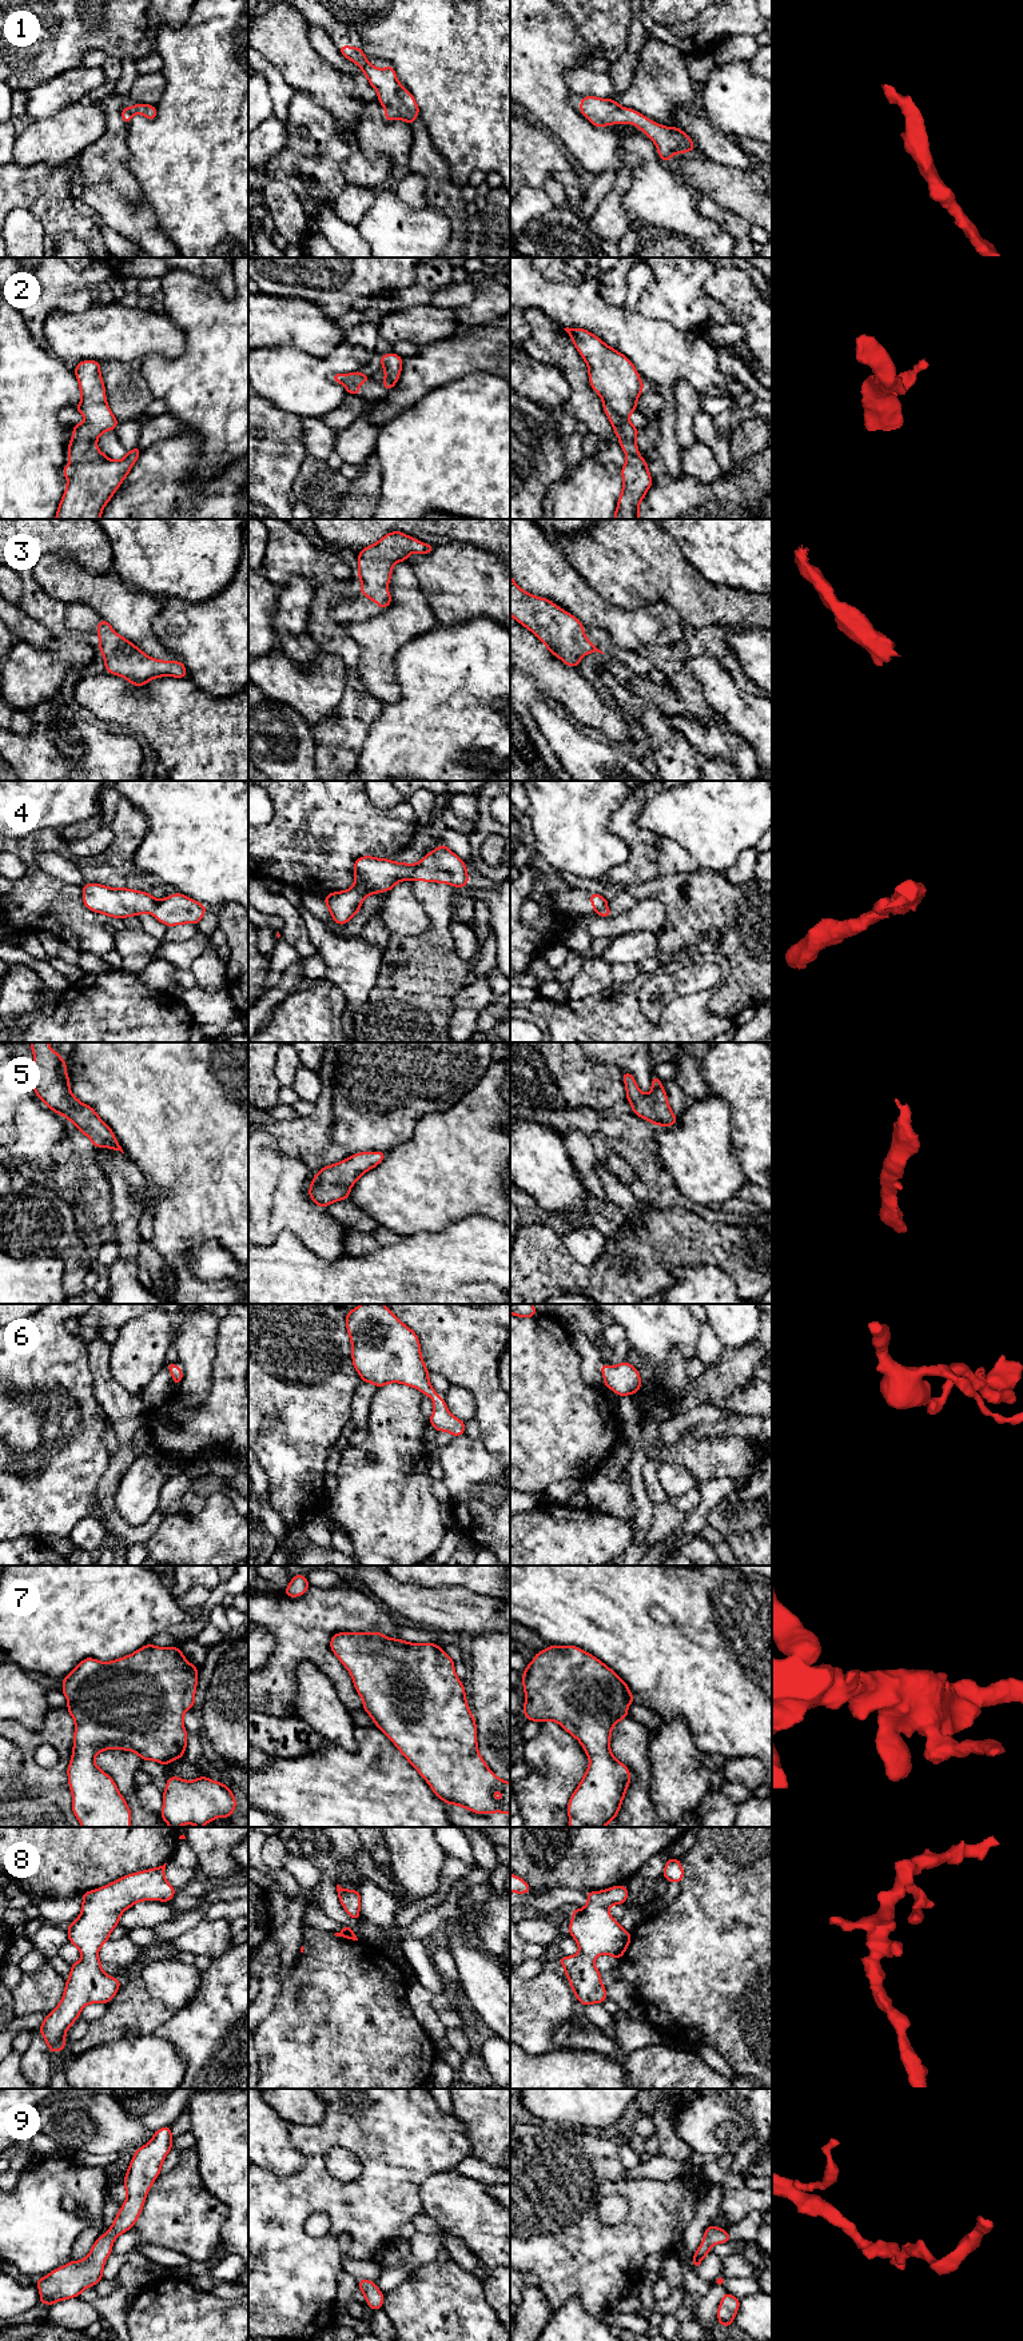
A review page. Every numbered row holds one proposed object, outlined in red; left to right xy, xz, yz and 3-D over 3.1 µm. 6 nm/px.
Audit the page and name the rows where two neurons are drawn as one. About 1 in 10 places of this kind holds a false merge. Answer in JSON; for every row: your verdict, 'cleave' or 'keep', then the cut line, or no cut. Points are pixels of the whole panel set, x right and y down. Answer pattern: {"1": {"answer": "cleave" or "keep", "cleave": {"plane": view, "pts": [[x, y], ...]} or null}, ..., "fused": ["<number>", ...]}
{"1": {"answer": "keep", "cleave": null}, "2": {"answer": "keep", "cleave": null}, "3": {"answer": "keep", "cleave": null}, "4": {"answer": "cleave", "cleave": {"plane": "xz", "pts": [[418, 865], [412, 880]]}}, "5": {"answer": "keep", "cleave": null}, "6": {"answer": "keep", "cleave": null}, "7": {"answer": "keep", "cleave": null}, "8": {"answer": "keep", "cleave": null}, "9": {"answer": "keep", "cleave": null}, "fused": ["4"]}

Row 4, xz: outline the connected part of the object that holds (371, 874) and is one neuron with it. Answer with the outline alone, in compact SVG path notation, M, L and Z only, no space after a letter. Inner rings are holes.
M370 856L358 858L354 862L354 885L347 890L325 896L333 921L346 925L359 912L366 897L389 892L401 881L413 880L417 870L417 864L393 862Z

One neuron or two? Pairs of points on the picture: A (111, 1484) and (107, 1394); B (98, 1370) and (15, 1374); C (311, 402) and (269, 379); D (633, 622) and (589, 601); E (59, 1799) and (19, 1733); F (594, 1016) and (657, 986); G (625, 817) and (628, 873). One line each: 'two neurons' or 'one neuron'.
A: one neuron
B: two neurons
C: one neuron
D: one neuron
E: one neuron
F: two neurons
G: one neuron

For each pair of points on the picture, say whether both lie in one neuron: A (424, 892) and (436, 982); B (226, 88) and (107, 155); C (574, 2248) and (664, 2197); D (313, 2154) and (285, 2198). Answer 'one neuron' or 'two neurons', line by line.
A: one neuron
B: two neurons
C: one neuron
D: one neuron

